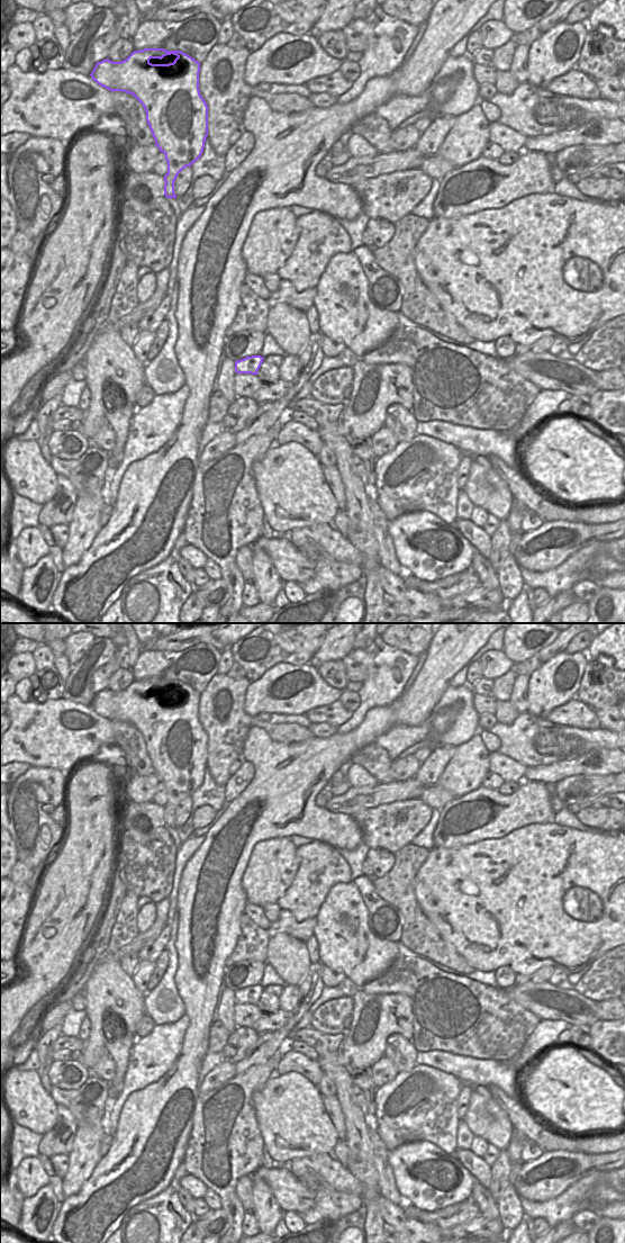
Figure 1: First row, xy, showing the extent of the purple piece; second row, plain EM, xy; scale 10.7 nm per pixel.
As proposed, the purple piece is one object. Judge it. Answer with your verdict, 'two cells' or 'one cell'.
one cell

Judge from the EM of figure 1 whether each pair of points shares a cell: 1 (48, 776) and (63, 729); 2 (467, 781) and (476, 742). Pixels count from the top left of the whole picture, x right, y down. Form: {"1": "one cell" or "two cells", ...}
{"1": "two cells", "2": "one cell"}

